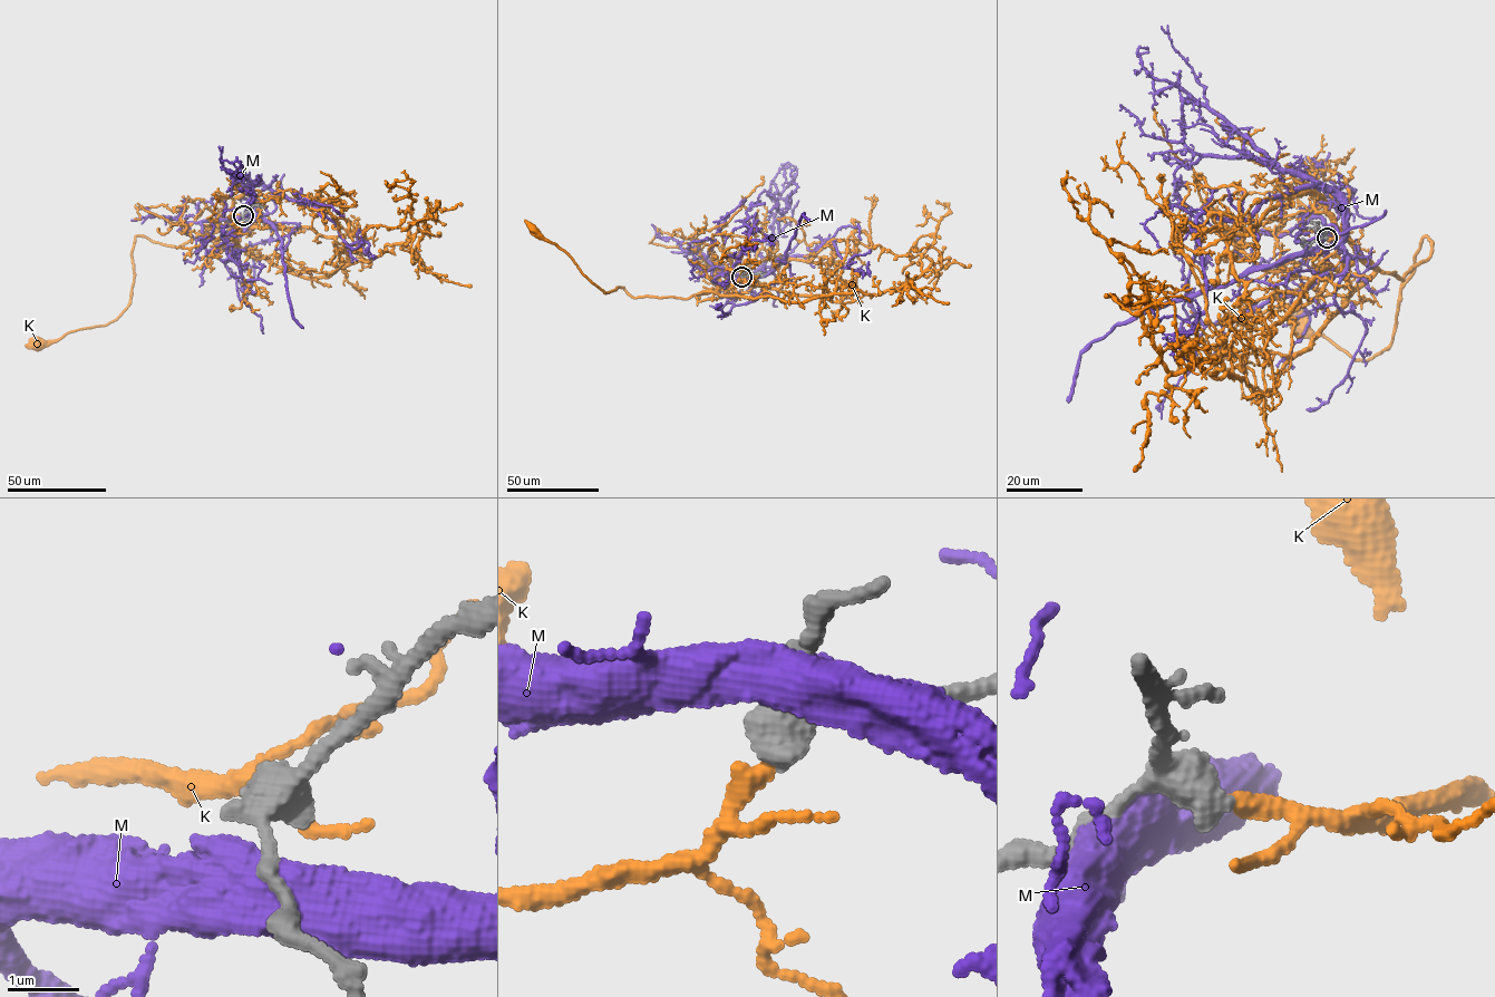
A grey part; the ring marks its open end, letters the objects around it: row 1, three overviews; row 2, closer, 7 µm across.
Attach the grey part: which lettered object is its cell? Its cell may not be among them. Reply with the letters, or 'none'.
K

